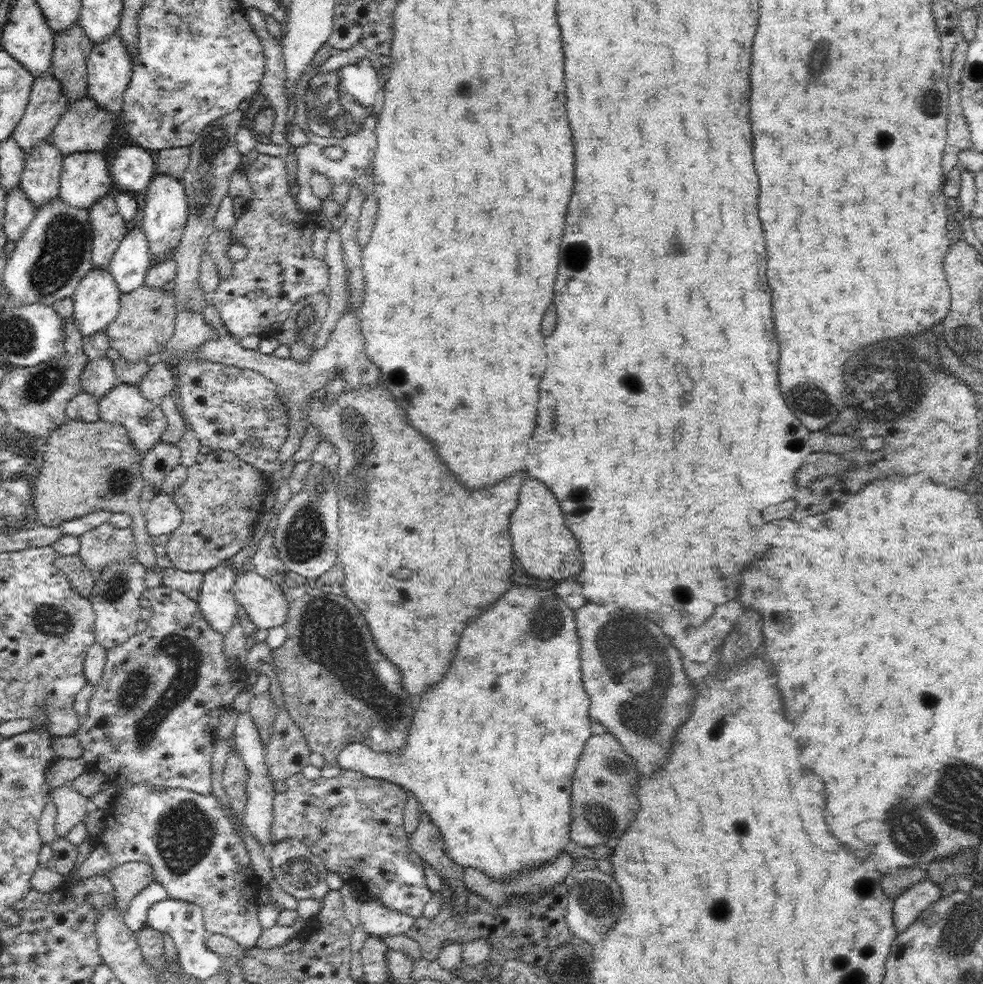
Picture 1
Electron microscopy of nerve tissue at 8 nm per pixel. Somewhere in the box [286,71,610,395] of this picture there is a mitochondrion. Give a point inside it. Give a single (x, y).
(576, 256)

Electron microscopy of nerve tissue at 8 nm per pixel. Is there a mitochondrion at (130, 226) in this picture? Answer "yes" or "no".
no

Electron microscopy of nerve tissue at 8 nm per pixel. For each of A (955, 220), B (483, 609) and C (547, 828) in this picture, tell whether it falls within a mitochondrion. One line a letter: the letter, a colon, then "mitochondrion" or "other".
A: other
B: other
C: other

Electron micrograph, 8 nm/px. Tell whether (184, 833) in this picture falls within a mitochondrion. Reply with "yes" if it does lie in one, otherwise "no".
yes

